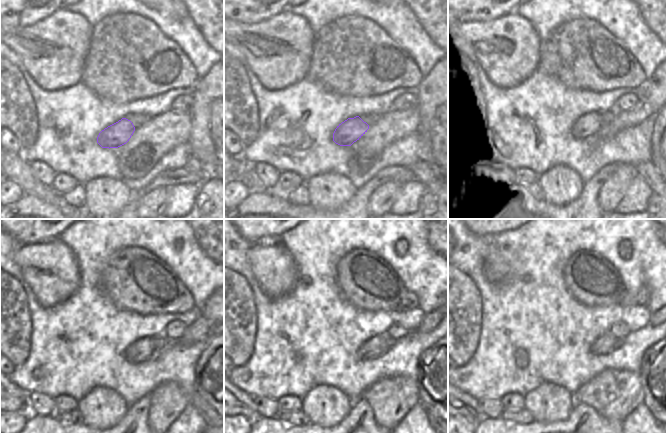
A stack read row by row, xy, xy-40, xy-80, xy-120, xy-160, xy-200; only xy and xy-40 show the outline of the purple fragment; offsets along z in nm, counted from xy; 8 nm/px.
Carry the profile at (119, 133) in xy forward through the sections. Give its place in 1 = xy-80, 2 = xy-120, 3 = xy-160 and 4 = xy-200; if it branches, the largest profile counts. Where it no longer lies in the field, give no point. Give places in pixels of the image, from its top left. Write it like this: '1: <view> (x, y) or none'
1: xy-80 (589, 124)
2: xy-120 (141, 350)
3: xy-160 (374, 347)
4: xy-200 (605, 344)

